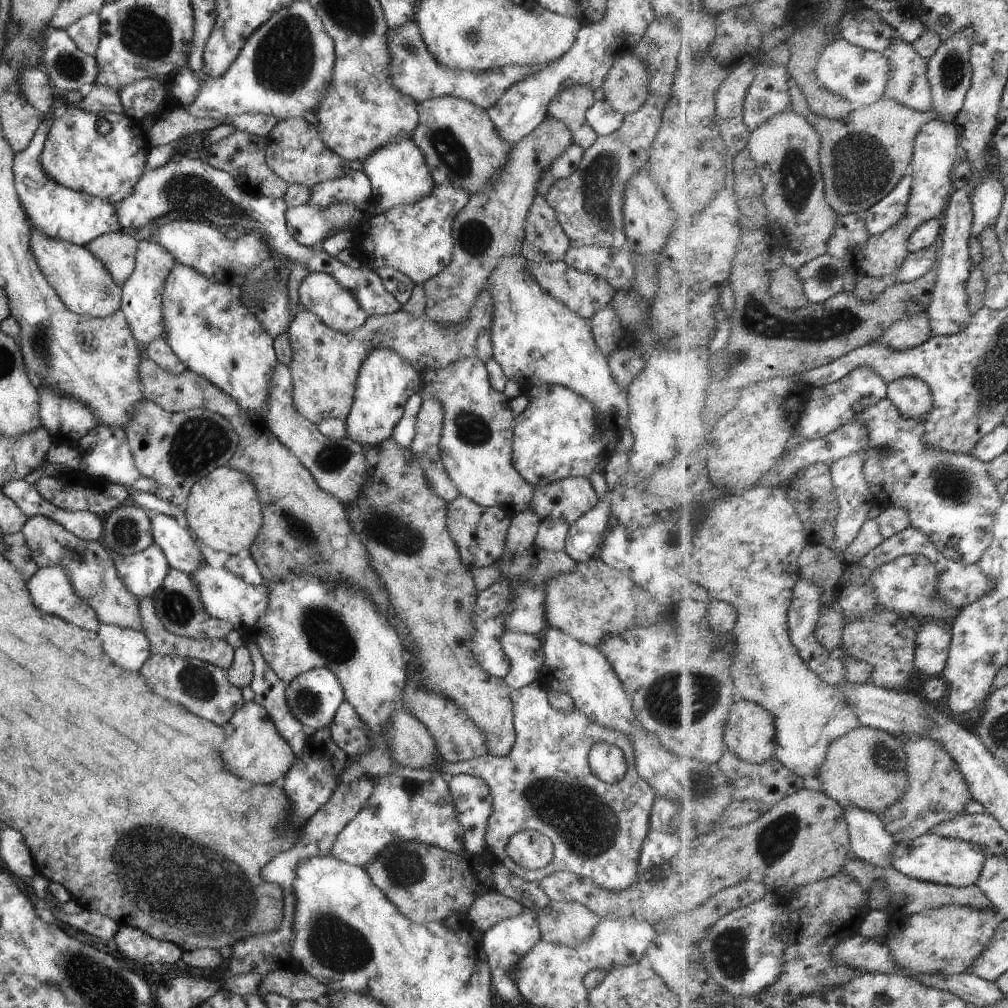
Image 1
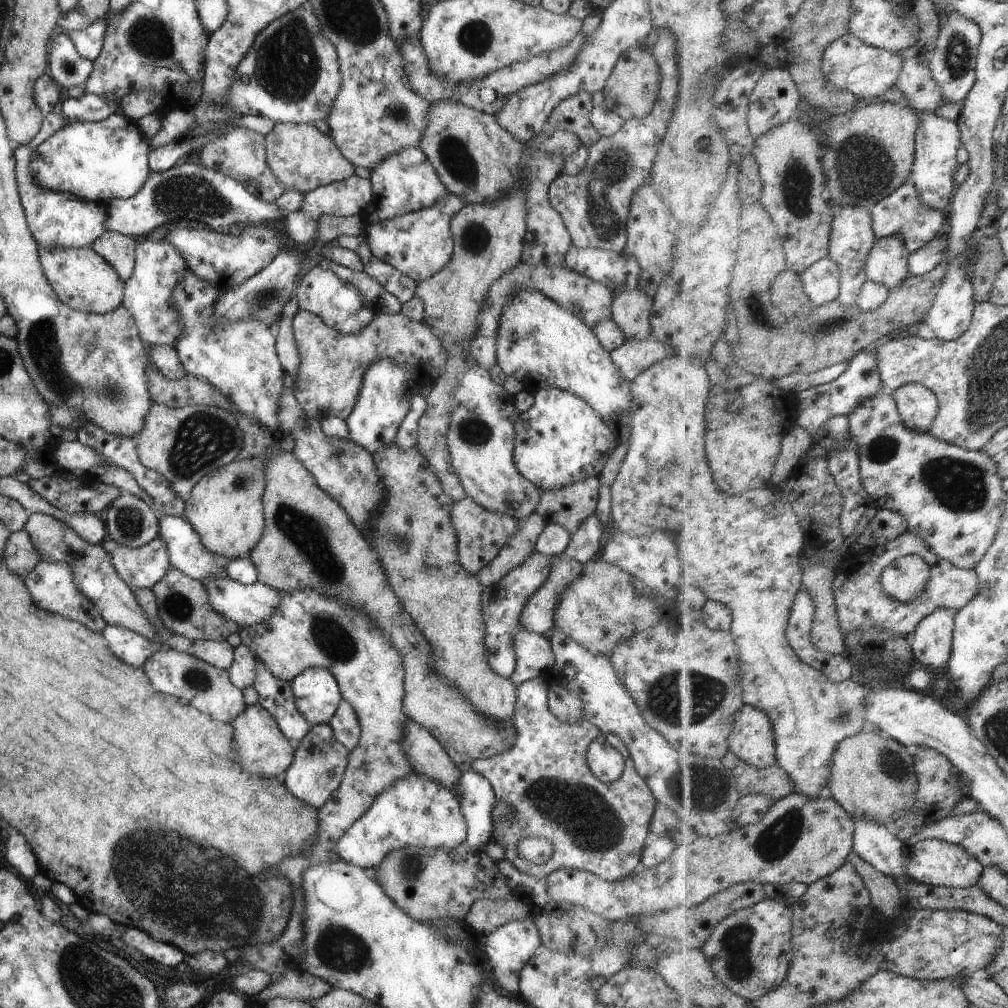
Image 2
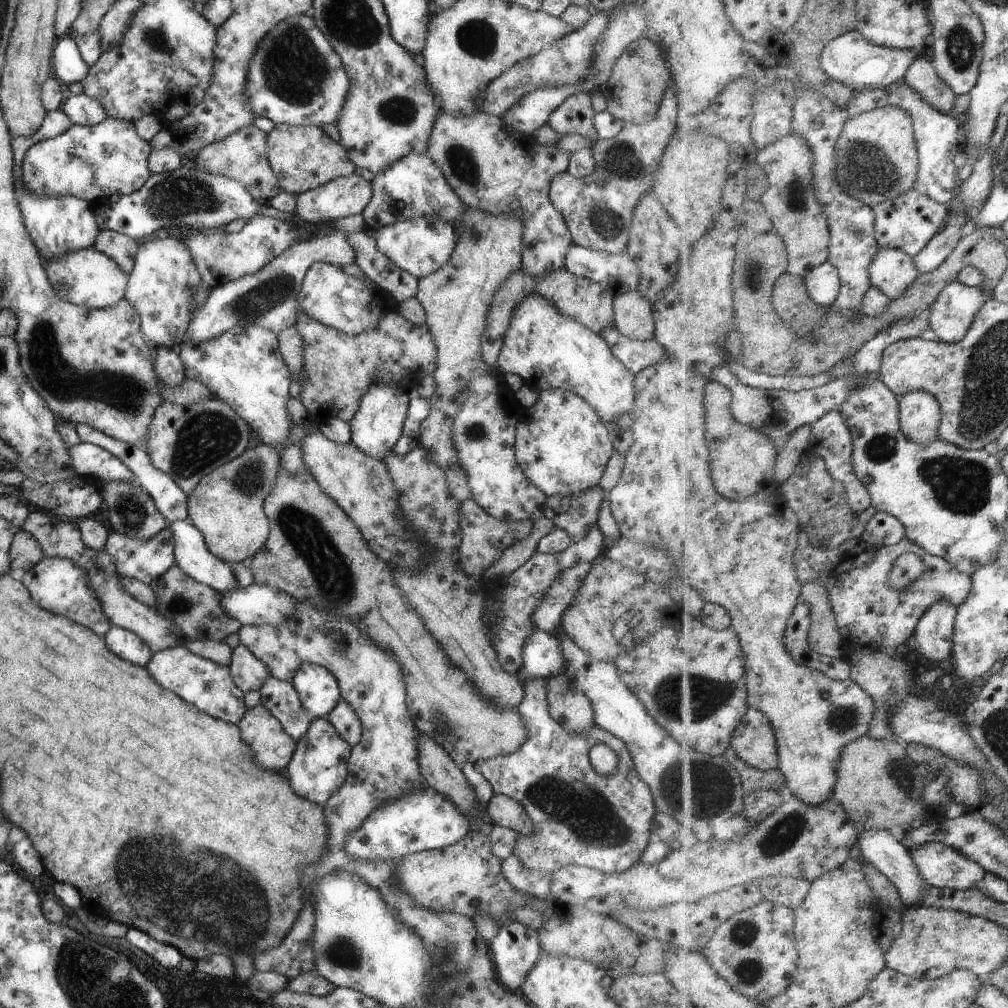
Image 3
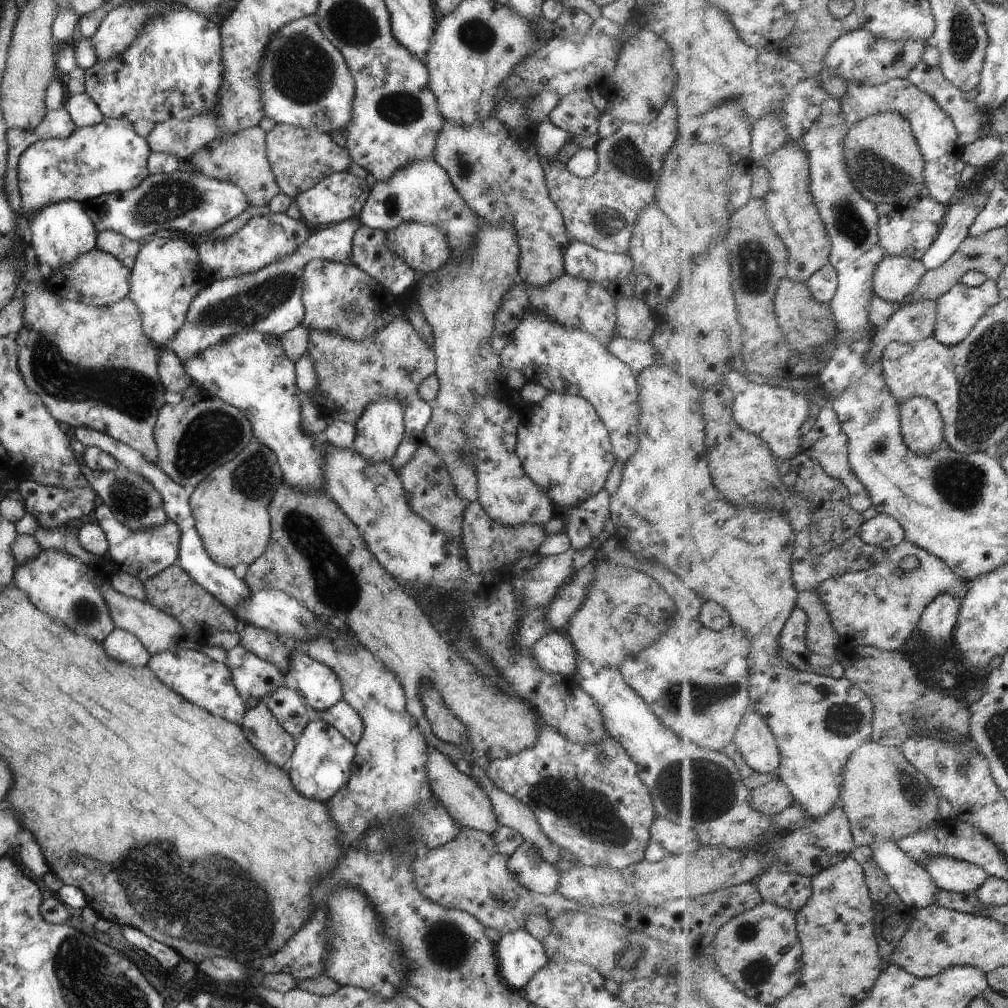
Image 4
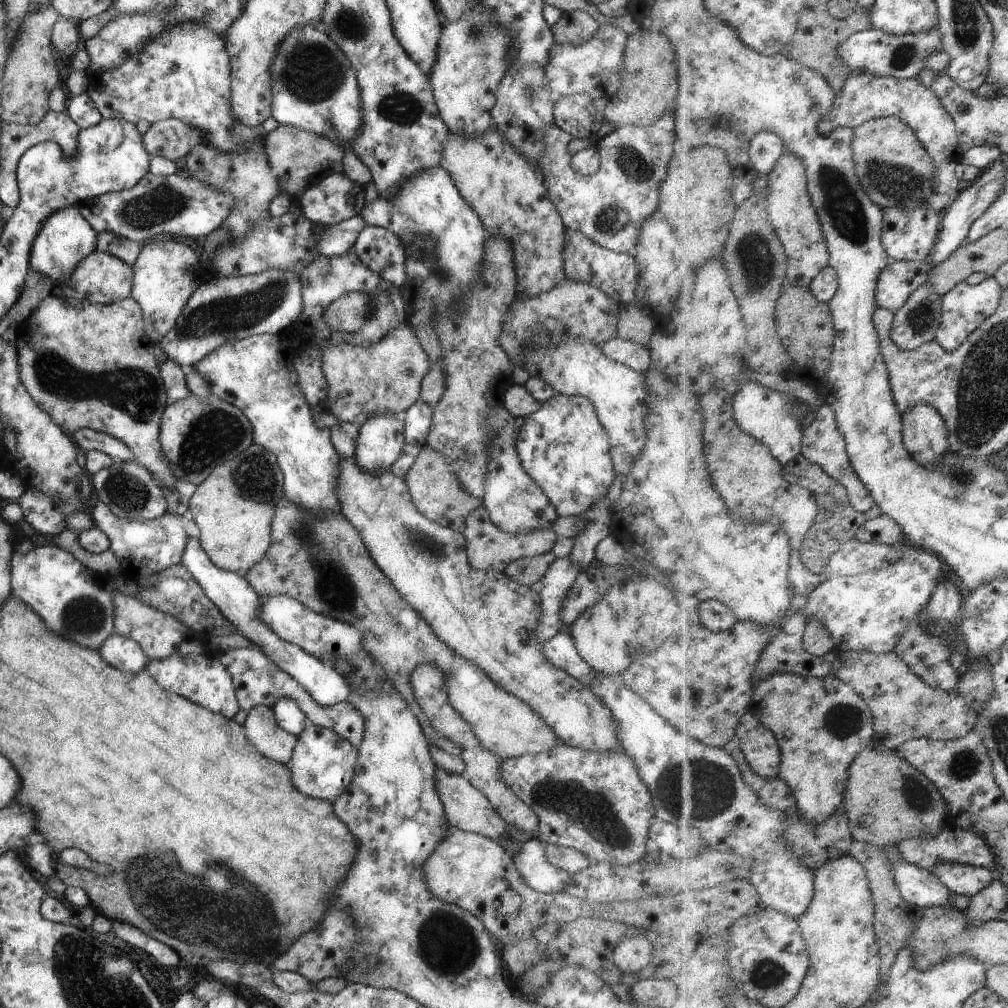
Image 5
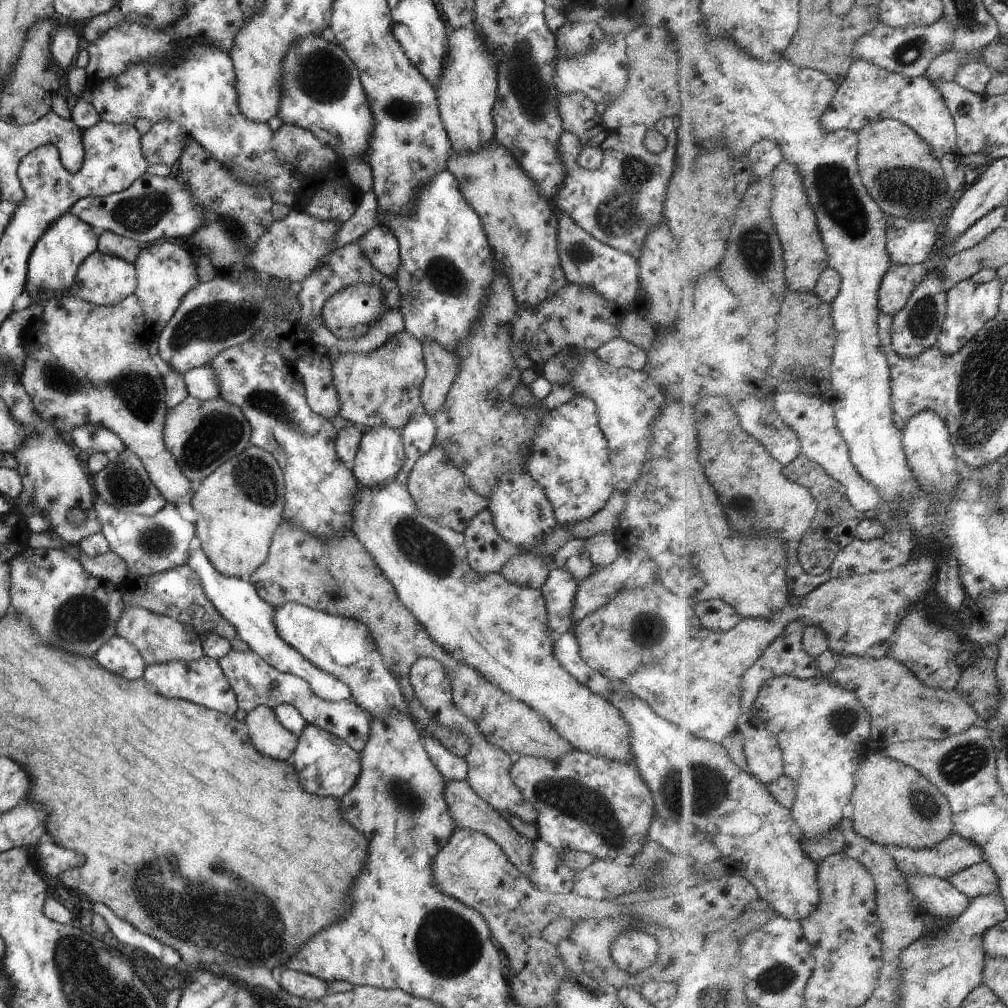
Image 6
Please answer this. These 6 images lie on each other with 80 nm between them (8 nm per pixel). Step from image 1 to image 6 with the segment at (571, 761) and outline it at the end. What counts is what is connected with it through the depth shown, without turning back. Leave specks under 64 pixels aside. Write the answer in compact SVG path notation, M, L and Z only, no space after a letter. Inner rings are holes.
M577 750L553 760L520 755L510 766L509 774L523 798L537 811L535 825L538 838L556 850L581 851L595 859L628 862L647 840L648 828L655 814L654 802L633 762L620 763Z

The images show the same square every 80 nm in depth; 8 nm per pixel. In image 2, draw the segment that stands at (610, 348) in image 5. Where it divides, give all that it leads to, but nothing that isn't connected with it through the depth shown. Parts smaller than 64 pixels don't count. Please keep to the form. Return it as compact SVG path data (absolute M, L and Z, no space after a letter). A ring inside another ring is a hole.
M648 338L643 341L625 339L623 344L608 353L619 374L629 382L654 362L671 356L672 350L670 346Z

